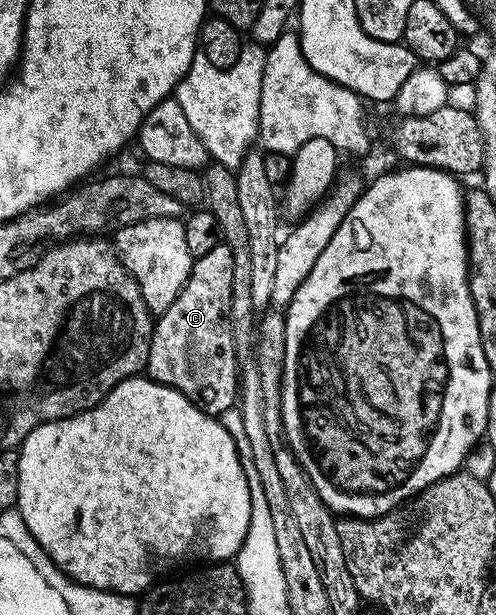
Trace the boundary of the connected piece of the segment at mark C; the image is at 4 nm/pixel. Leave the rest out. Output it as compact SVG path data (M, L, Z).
M221 241L210 253L194 260L188 280L178 293L174 305L155 320L148 354L147 374L157 383L167 383L180 392L207 415L219 417L234 406L238 399L238 360L236 346L230 333L230 293L234 285L234 253Z

